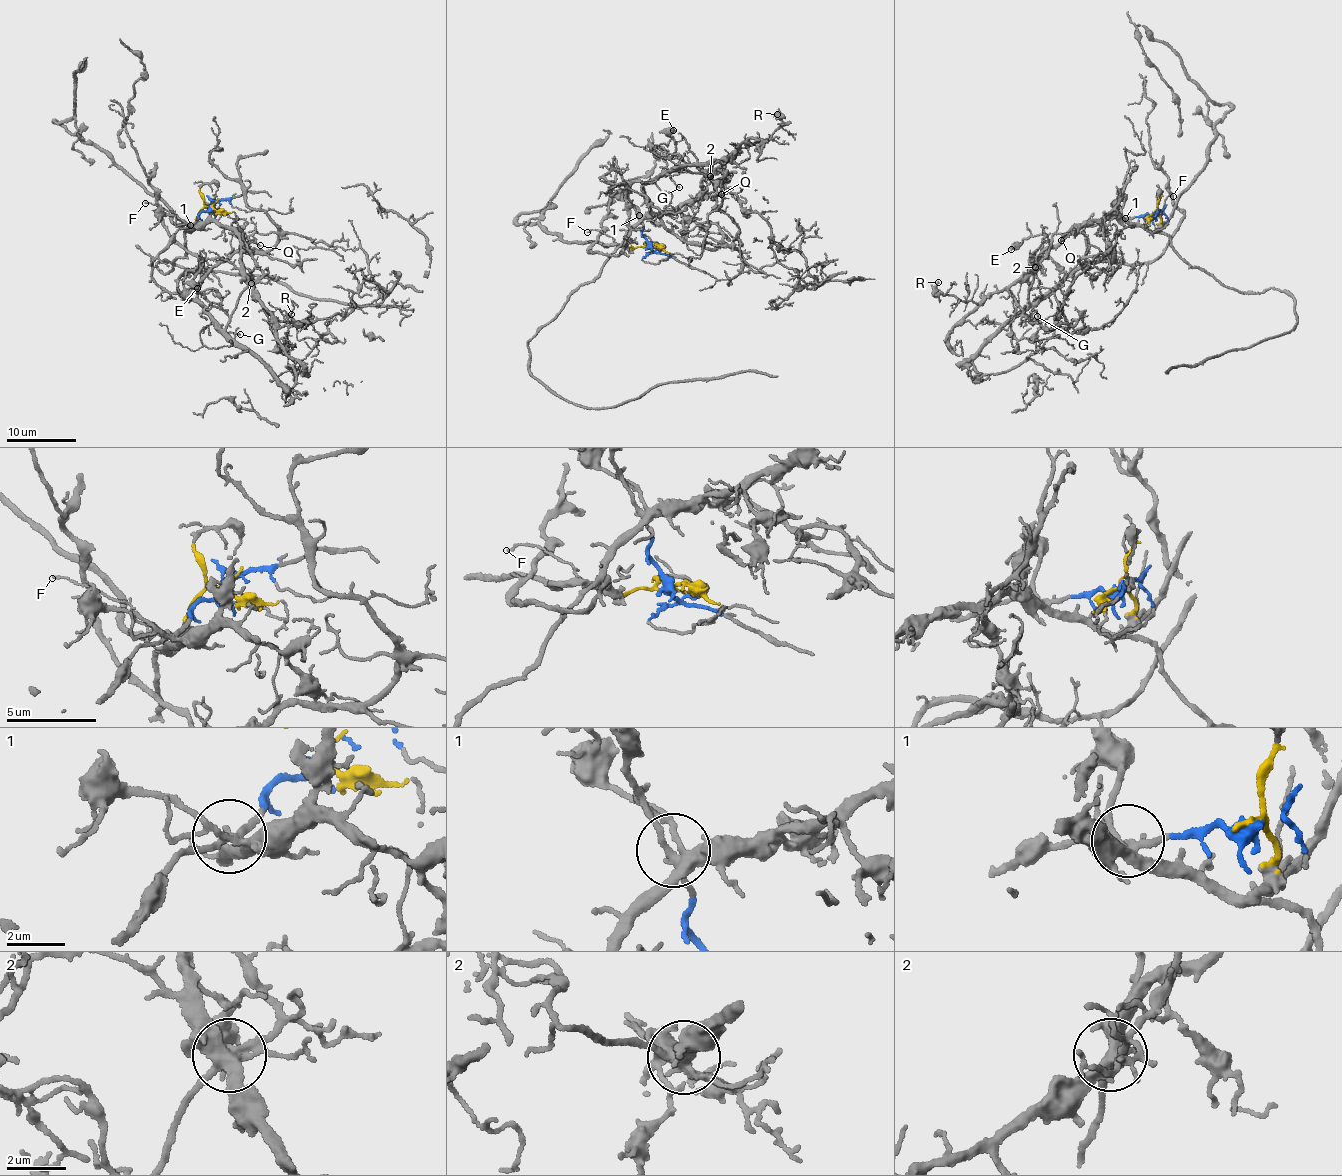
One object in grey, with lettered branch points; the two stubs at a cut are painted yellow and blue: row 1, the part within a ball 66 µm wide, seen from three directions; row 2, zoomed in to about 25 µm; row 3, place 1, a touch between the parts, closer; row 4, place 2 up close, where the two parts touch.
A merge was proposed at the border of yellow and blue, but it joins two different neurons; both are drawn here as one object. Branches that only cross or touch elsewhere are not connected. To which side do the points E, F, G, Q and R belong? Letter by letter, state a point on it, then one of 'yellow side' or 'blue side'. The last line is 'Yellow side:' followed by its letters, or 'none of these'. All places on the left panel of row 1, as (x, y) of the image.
E: place (197, 288); yellow side
F: place (145, 203); yellow side
G: place (240, 334); blue side
Q: place (260, 245); yellow side
R: place (291, 314); yellow side
Yellow side: E, F, Q, R

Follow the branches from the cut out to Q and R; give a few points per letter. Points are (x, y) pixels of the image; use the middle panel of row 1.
Q: (651, 246), (630, 249), (625, 237), (645, 218), (652, 219), (665, 210), (673, 211), (679, 205), (720, 194)
R: (651, 246), (630, 249), (625, 237), (695, 197), (741, 149), (764, 143), (783, 122), (776, 113)

